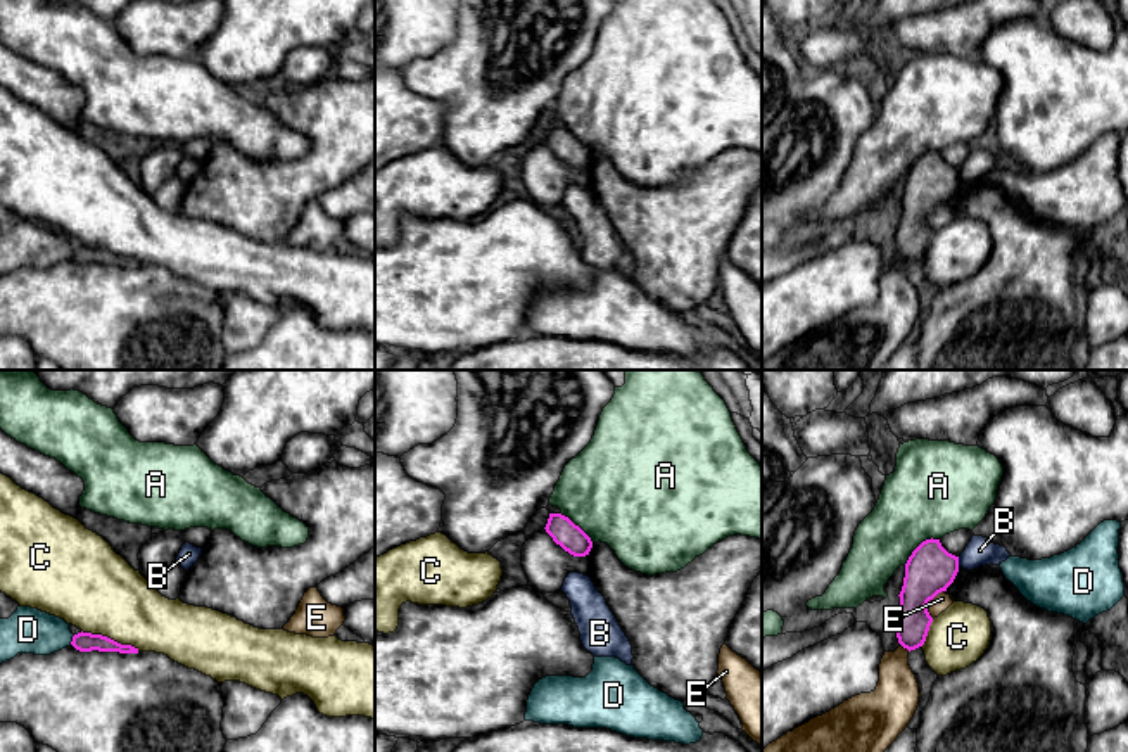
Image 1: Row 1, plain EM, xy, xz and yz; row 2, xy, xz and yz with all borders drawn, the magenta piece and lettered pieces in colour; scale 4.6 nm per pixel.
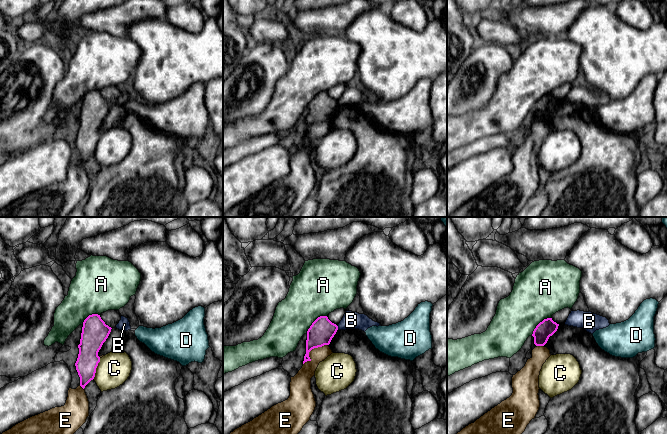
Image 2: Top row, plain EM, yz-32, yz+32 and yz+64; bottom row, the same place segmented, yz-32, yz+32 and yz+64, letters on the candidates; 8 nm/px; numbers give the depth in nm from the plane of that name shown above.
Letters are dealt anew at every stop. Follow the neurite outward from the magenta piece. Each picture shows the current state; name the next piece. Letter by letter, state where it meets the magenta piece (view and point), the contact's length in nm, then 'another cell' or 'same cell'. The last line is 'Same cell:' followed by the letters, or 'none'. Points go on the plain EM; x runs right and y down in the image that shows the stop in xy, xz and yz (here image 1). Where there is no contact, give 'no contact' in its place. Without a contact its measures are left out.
A: yz (919, 158) | 200 nm | another cell
B: yz (957, 175) | 50 nm | another cell
C: xy (109, 251) | 280 nm | another cell
D: xy (73, 253) | 50 nm | another cell
E: yz (928, 213) | 150 nm | another cell
Same cell: none

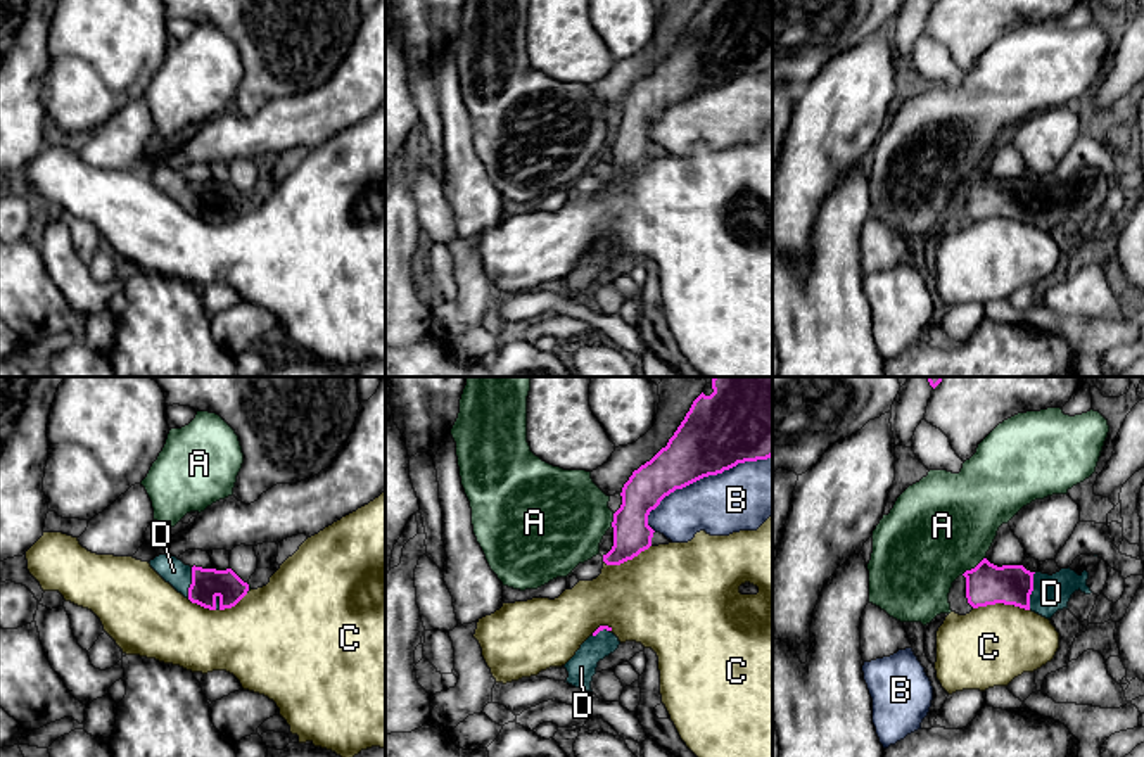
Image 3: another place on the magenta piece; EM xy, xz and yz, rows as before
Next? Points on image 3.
A: yz (972, 182) | 140 nm | another cell
B: xz (704, 89) | 650 nm | another cell
C: yz (1001, 215) | 260 nm | another cell
D: yz (1032, 203) | 180 nm | same cell
Same cell: D

